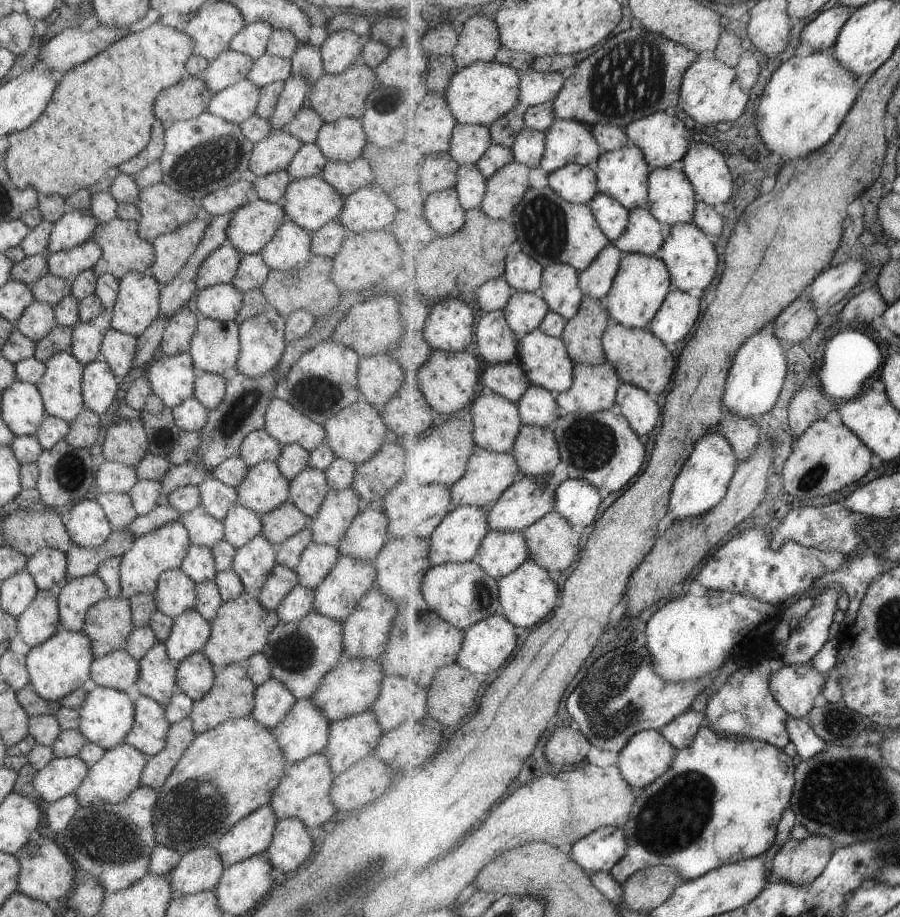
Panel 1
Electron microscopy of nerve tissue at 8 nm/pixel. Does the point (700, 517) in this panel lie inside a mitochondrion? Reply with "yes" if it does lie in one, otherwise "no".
no

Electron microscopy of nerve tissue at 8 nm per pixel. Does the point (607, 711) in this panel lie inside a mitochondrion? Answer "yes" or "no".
yes

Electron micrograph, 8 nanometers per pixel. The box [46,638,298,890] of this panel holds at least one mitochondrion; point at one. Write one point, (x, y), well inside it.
(183, 812)

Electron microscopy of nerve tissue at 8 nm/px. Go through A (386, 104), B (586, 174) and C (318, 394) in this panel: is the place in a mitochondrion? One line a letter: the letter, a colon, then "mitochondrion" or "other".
A: mitochondrion
B: other
C: mitochondrion

